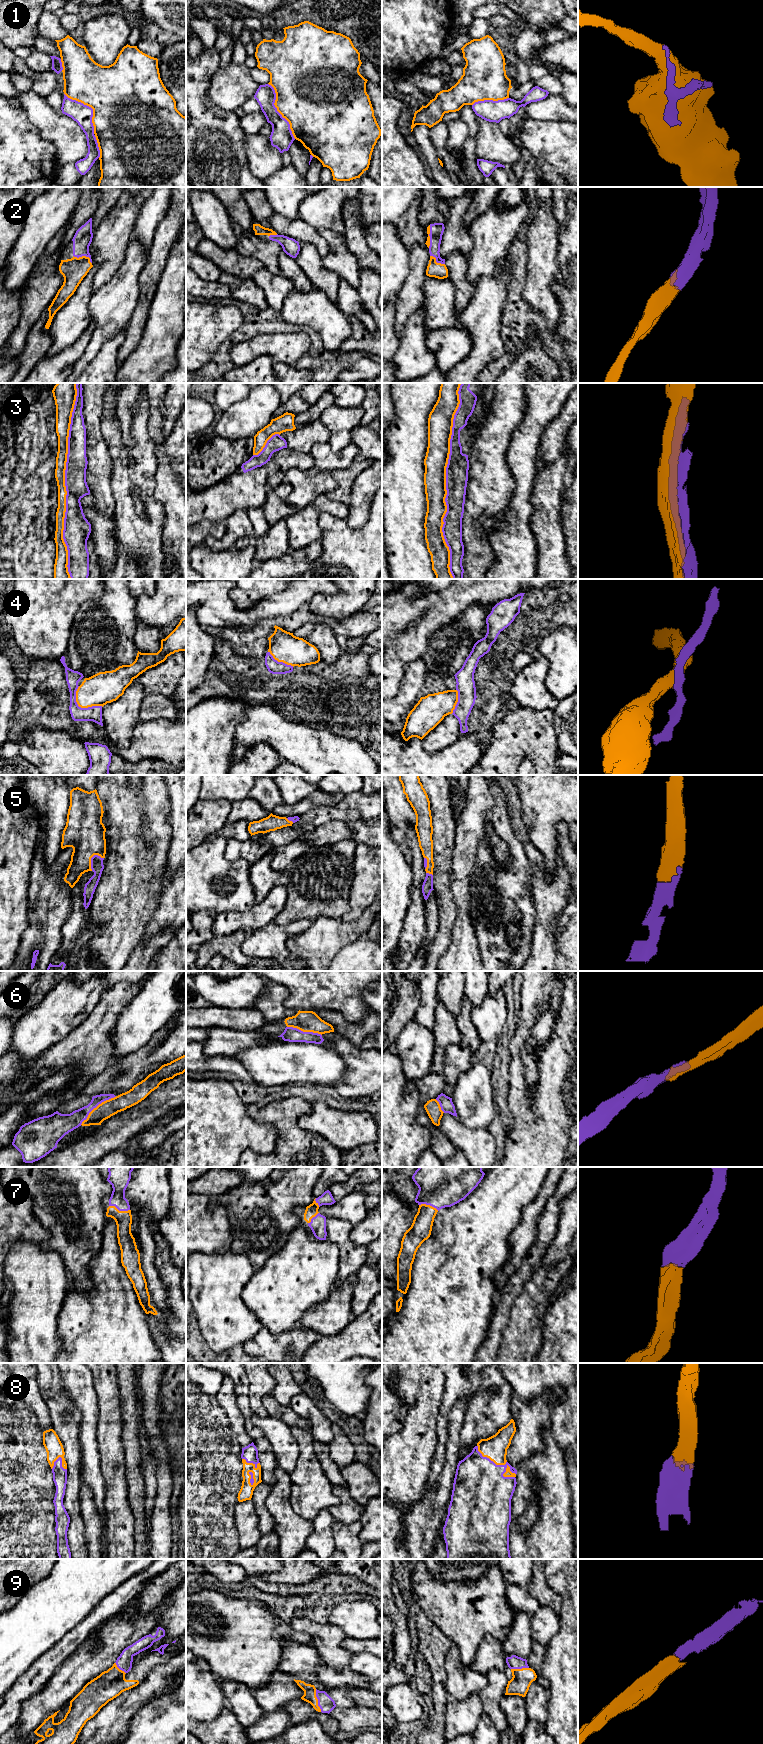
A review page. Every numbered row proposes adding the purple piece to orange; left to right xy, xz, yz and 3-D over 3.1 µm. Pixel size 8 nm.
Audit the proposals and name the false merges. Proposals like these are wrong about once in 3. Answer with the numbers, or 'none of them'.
1, 3, 4

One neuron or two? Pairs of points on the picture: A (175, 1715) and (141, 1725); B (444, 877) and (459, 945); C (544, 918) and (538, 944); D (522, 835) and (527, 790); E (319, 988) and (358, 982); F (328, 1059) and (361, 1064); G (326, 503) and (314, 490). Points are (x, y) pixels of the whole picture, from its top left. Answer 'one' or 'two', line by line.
A: one
B: two
C: one
D: two
E: one
F: two
G: two

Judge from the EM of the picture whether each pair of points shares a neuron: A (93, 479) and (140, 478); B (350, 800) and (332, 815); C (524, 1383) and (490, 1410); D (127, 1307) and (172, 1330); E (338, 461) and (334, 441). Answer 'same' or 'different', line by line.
A: different
B: different
C: different
D: different
E: different

